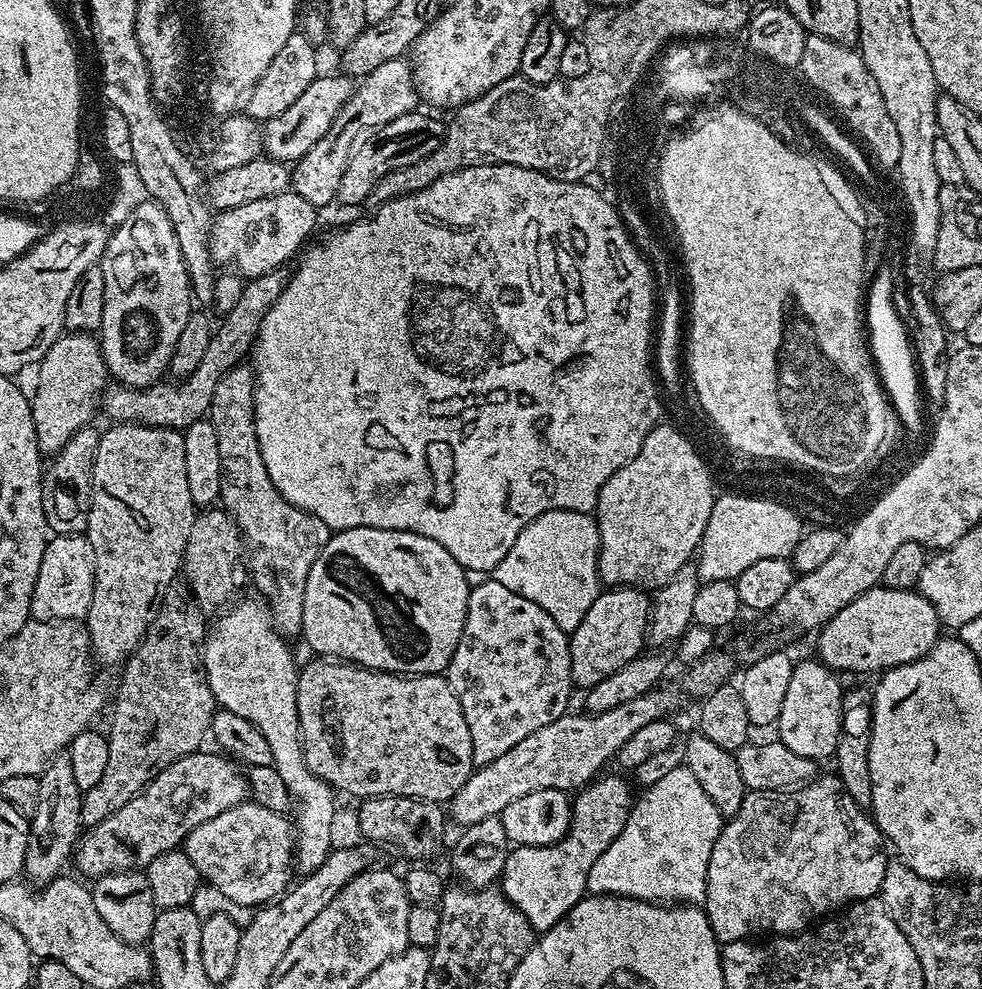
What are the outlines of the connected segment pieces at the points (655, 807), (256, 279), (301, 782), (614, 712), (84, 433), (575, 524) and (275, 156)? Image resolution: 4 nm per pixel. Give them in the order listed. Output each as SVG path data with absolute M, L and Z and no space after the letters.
M683 766L670 770L670 774L665 774L659 782L654 782L654 786L643 789L642 795L644 795L644 797L642 797L641 800L639 797L639 799L633 803L622 834L618 834L618 838L614 838L614 842L610 842L610 846L604 851L602 858L598 858L598 862L594 862L594 866L590 866L588 892L597 896L629 896L631 900L687 902L692 906L699 905L706 894L706 870L710 866L710 850L714 850L714 842L722 834L722 824L720 828L722 817L718 806L714 806L714 802L710 802L710 798L706 798L706 790L702 790L702 785L698 783L698 778L694 778L694 774L690 774L690 770Z
M287 267L275 268L261 276L253 276L244 284L241 297L235 303L234 308L222 316L218 327L213 331L210 338L210 346L206 350L206 354L202 358L202 362L198 362L198 366L190 375L177 379L176 384L164 384L165 382L157 382L151 384L149 388L132 388L129 384L112 382L104 389L104 393L100 396L98 405L99 411L104 412L104 416L108 422L112 424L145 424L146 426L154 426L155 428L175 428L183 430L189 428L194 422L205 419L211 413L212 403L214 402L214 390L218 387L218 382L222 380L222 374L226 374L231 368L237 367L241 363L240 360L251 353L255 343L256 336L260 333L262 322L266 318L266 314L270 310L270 306L274 306L274 302L278 302L278 298L282 294L282 290L288 284L290 272Z
M237 599L231 607L221 611L215 617L216 625L213 628L211 625L207 629L202 645L204 673L217 705L230 710L230 714L238 714L238 718L246 718L246 722L258 726L258 730L262 730L262 738L266 738L266 743L270 745L272 767L278 770L278 775L281 776L282 782L288 788L289 796L294 801L294 813L296 812L296 816L294 815L294 868L297 873L310 874L318 870L322 862L326 862L329 852L334 847L332 819L336 816L335 798L337 797L334 795L332 785L315 776L306 766L304 747L300 741L298 698L296 697L298 663L296 664L291 650L288 649L289 641L272 627L272 617L267 603L263 599L255 599Z
M657 686L652 691L605 712L593 712L583 714L584 716L566 714L550 722L550 726L534 730L530 738L522 738L522 742L506 750L502 758L494 758L494 762L479 765L473 770L462 790L458 790L458 794L450 801L451 819L453 816L460 826L467 826L482 822L482 818L499 816L502 810L506 810L506 806L510 806L510 802L515 802L525 794L534 794L534 790L557 788L568 792L583 788L605 771L604 763L611 761L617 750L637 730L669 715L674 698L662 689L663 687Z
M89 426L78 430L59 452L47 461L43 469L44 509L49 529L58 536L74 536L87 533L92 501L92 471L98 454L100 432Z
M550 510L543 512L538 518L534 518L514 538L514 546L506 550L506 558L498 562L498 566L493 568L491 579L502 582L502 586L514 590L514 594L522 594L522 598L530 598L534 606L542 606L554 622L563 632L571 634L586 618L586 610L590 610L590 605L594 603L594 598L598 598L602 591L602 581L598 570L598 558L600 557L600 531L596 525L595 515L586 512L575 512L574 510Z
M347 74L340 76L317 75L310 86L306 86L306 91L295 100L287 110L282 110L274 118L263 121L263 155L269 156L271 160L280 160L283 164L291 165L302 158L330 126L334 126L334 118L338 118L338 110L346 106L346 102L351 98L354 91L353 77Z

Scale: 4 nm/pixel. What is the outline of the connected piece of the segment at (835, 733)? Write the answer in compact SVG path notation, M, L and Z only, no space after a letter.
M819 659L793 663L786 698L782 702L782 714L778 714L774 728L778 738L794 754L817 762L835 757L840 727L842 726L842 702L845 690L839 686L838 675Z

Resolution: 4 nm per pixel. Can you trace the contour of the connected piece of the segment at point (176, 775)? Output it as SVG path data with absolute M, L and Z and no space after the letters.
M211 751L191 752L170 762L170 766L163 768L137 796L130 798L130 802L126 802L126 806L114 810L114 814L110 814L110 818L91 825L81 835L74 848L74 868L76 864L77 870L81 872L79 875L99 878L108 876L111 872L147 869L148 864L154 862L154 858L158 858L158 854L177 851L188 835L198 826L202 826L202 822L210 822L210 818L218 818L218 814L245 803L249 799L250 793L248 778L242 771L241 765L219 751Z

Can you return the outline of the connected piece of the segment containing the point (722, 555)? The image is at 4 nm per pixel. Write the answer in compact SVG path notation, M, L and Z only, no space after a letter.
M734 494L716 496L710 510L710 522L702 534L702 542L695 557L696 575L703 583L731 580L735 582L742 570L754 566L762 558L789 559L806 531L806 524L792 508L779 504L764 494Z

